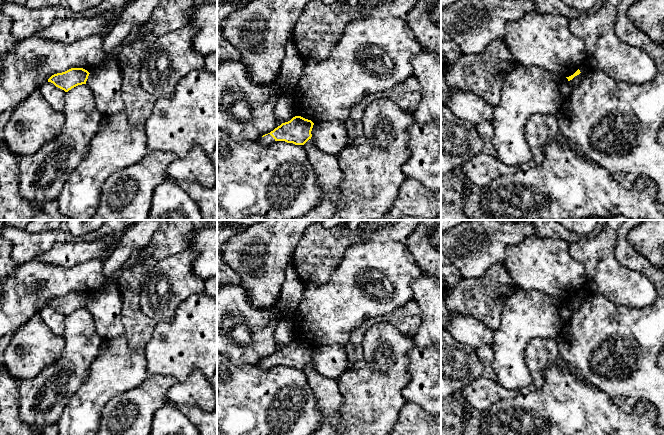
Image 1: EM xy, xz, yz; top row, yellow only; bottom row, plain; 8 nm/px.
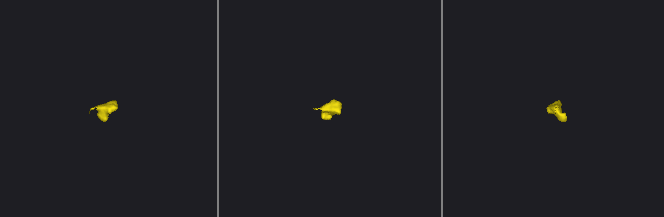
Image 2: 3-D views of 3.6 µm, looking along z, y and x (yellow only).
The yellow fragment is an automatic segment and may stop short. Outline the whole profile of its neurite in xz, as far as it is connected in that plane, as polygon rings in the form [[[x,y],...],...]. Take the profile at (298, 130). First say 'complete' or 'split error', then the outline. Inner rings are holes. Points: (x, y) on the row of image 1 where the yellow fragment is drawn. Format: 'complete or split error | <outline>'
split error | [[[295,116],[290,121],[282,123],[268,134],[255,140],[262,146],[268,146],[275,141],[285,141],[295,145],[304,145],[311,139],[314,123],[301,116]]]

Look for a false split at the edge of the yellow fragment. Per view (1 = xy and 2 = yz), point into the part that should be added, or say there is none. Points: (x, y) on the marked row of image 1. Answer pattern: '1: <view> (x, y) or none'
1: none
2: none

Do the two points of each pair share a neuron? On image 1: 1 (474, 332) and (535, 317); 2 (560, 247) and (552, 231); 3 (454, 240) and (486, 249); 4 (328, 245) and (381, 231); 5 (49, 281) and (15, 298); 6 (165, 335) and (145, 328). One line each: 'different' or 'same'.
1: different
2: different
3: same
4: same
5: same
6: different

